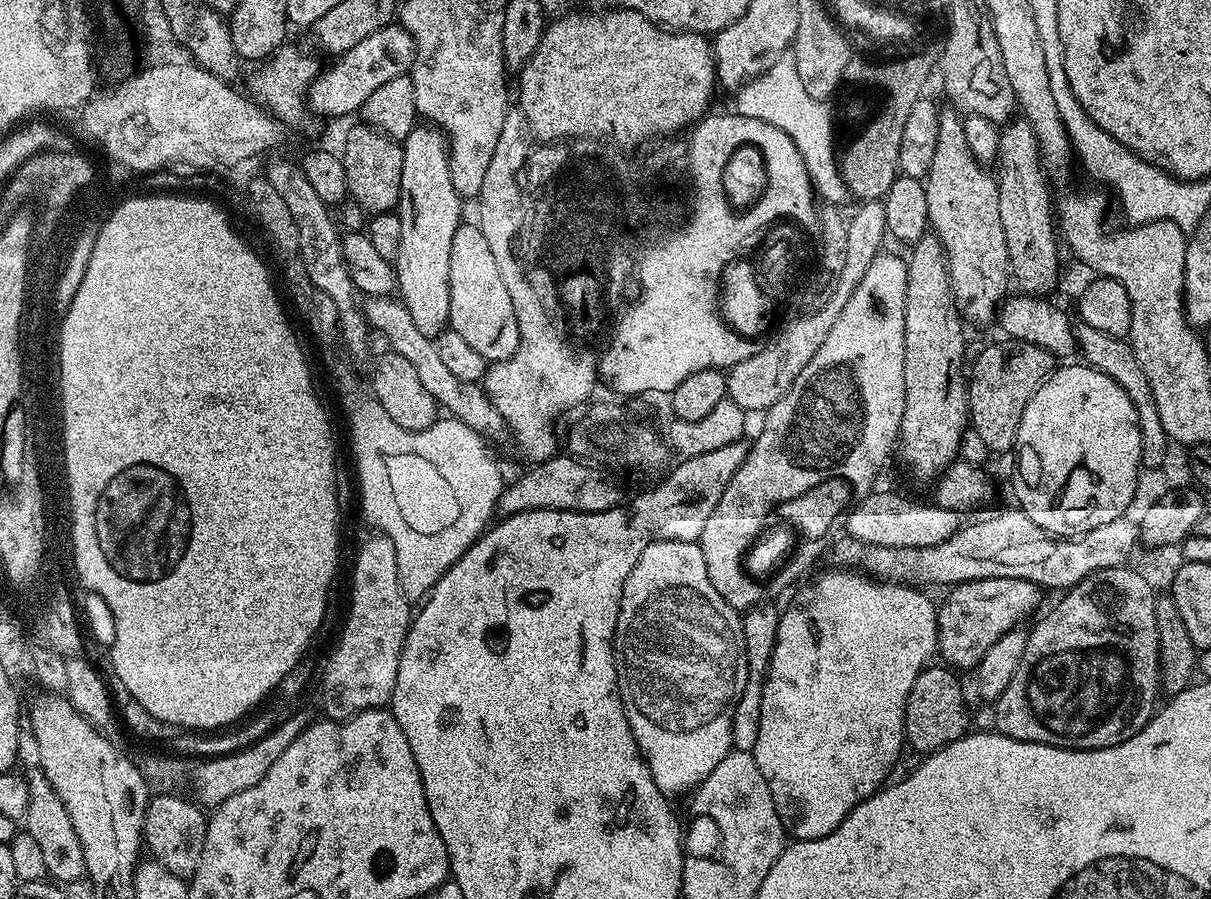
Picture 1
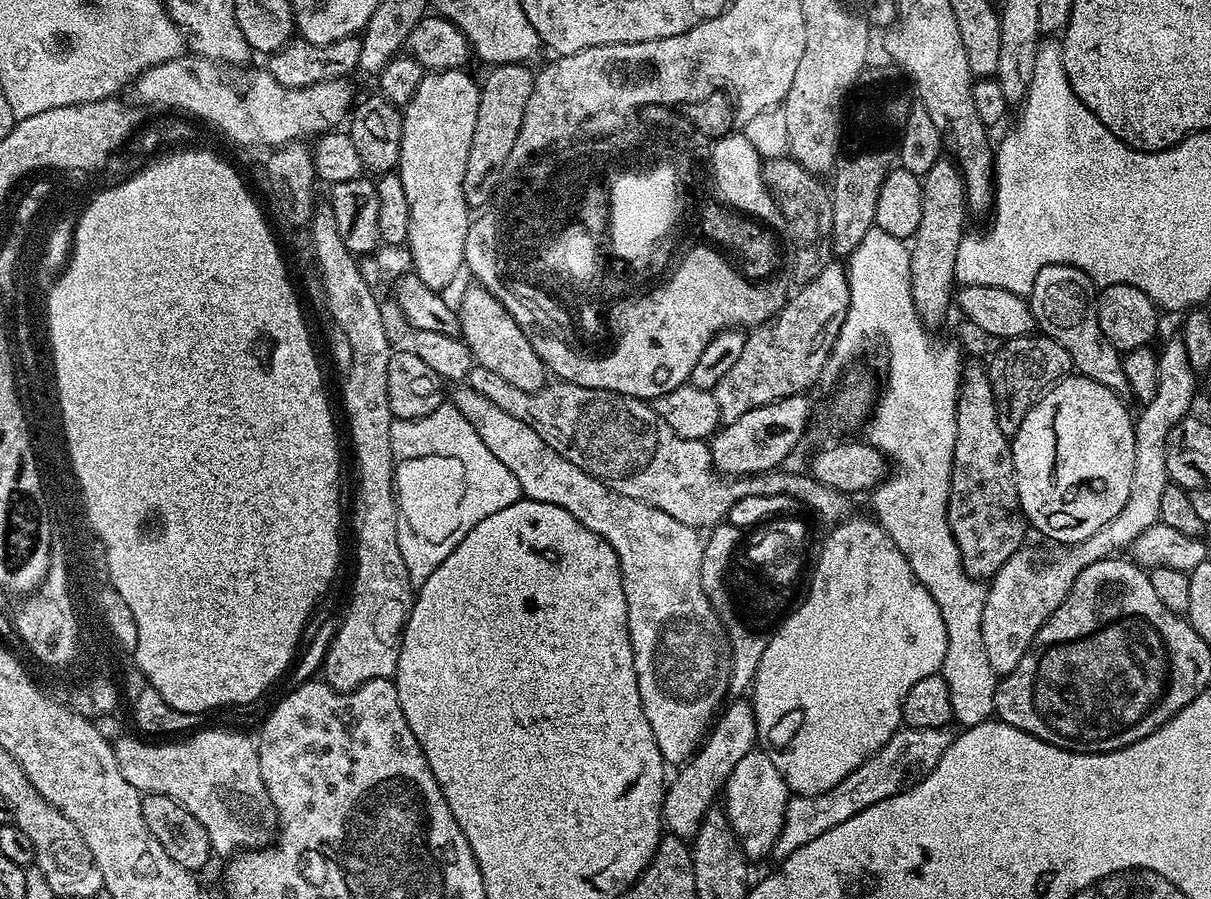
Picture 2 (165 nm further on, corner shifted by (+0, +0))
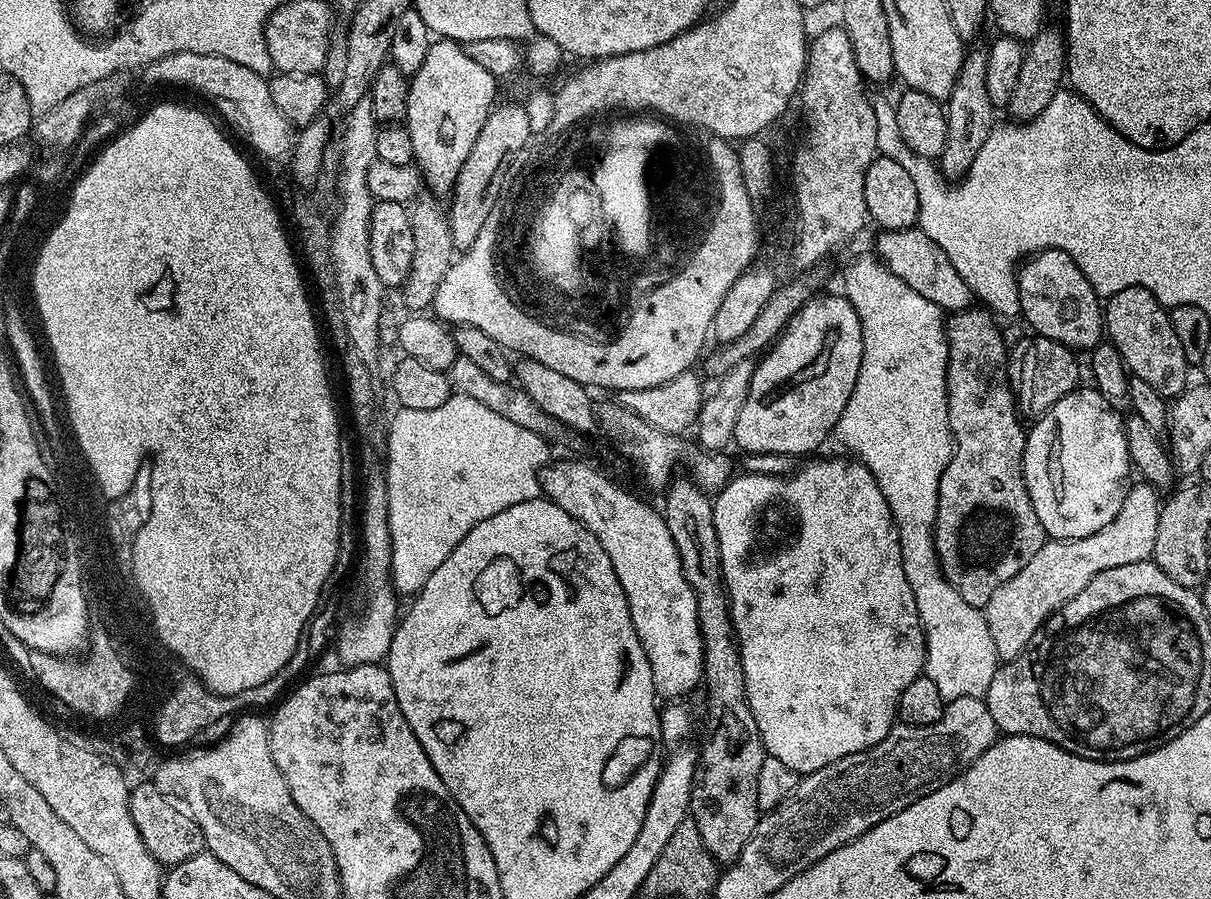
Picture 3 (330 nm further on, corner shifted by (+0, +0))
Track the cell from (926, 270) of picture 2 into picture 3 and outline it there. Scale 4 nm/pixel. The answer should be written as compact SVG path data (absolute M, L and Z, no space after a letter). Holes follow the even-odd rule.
M983 47L965 51L964 61L958 70L958 78L954 82L954 90L946 101L946 146L938 158L938 167L945 177L963 178L970 170L974 158L978 158L978 150L982 150L982 142L992 133L994 127L994 109L990 102L990 94L986 91L986 62L988 53Z

